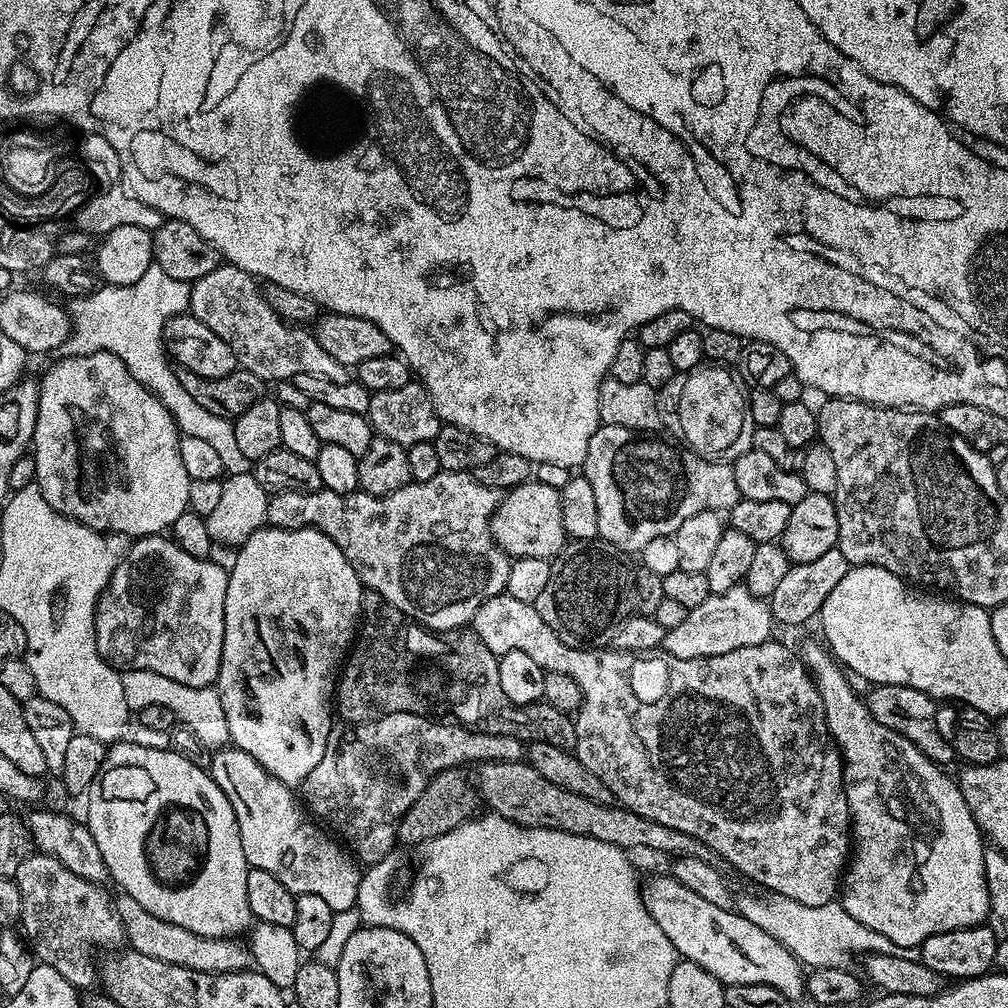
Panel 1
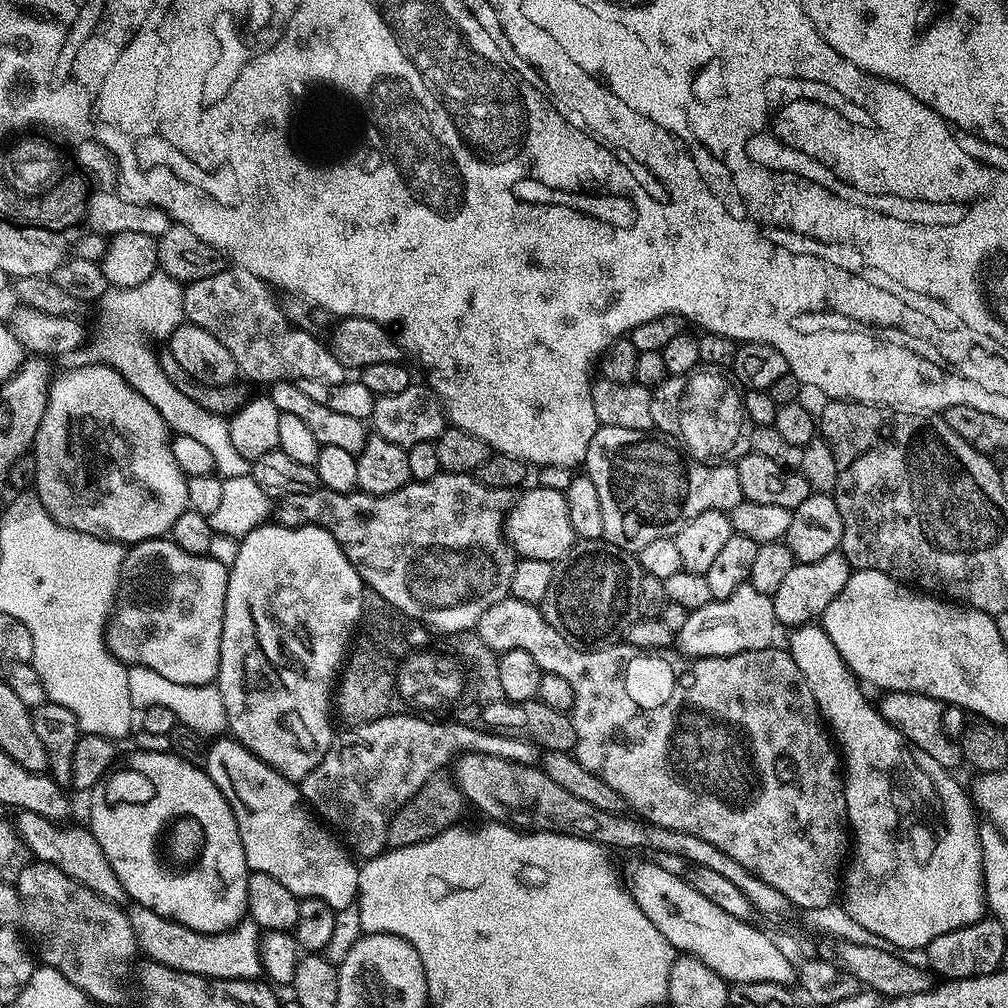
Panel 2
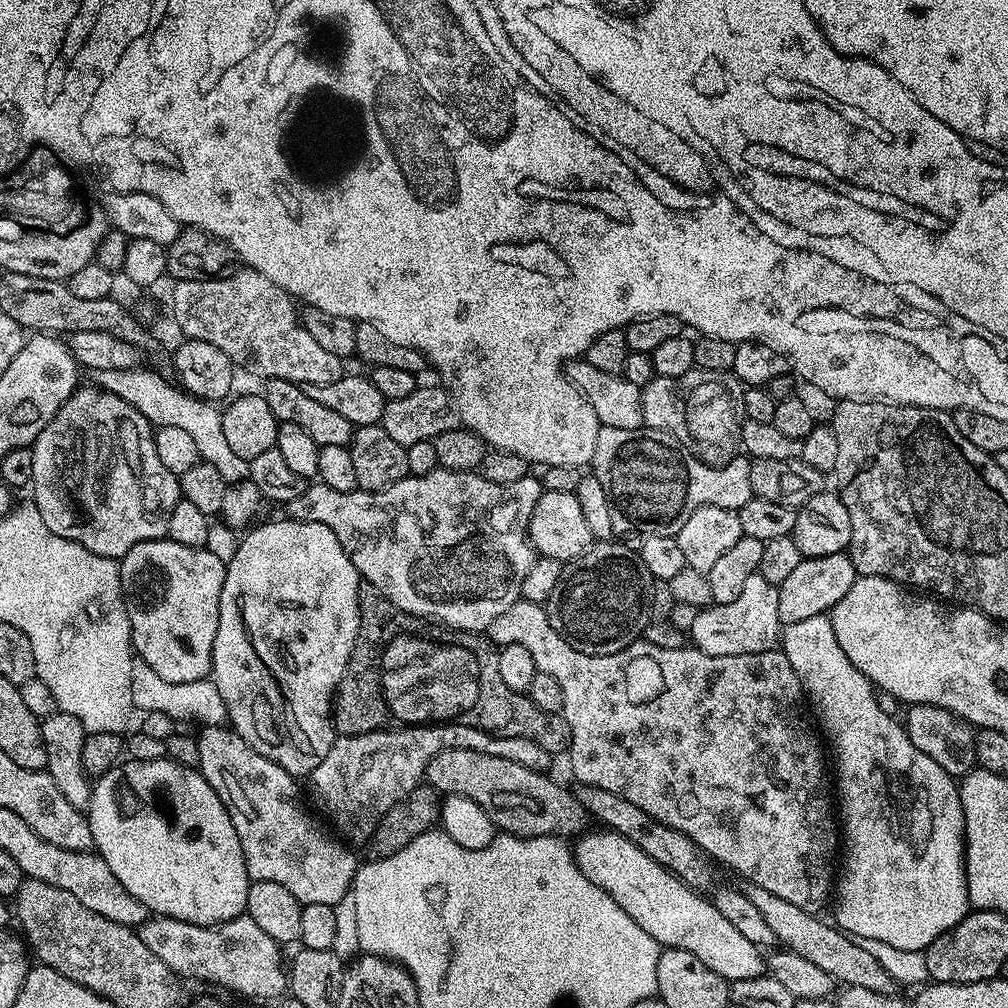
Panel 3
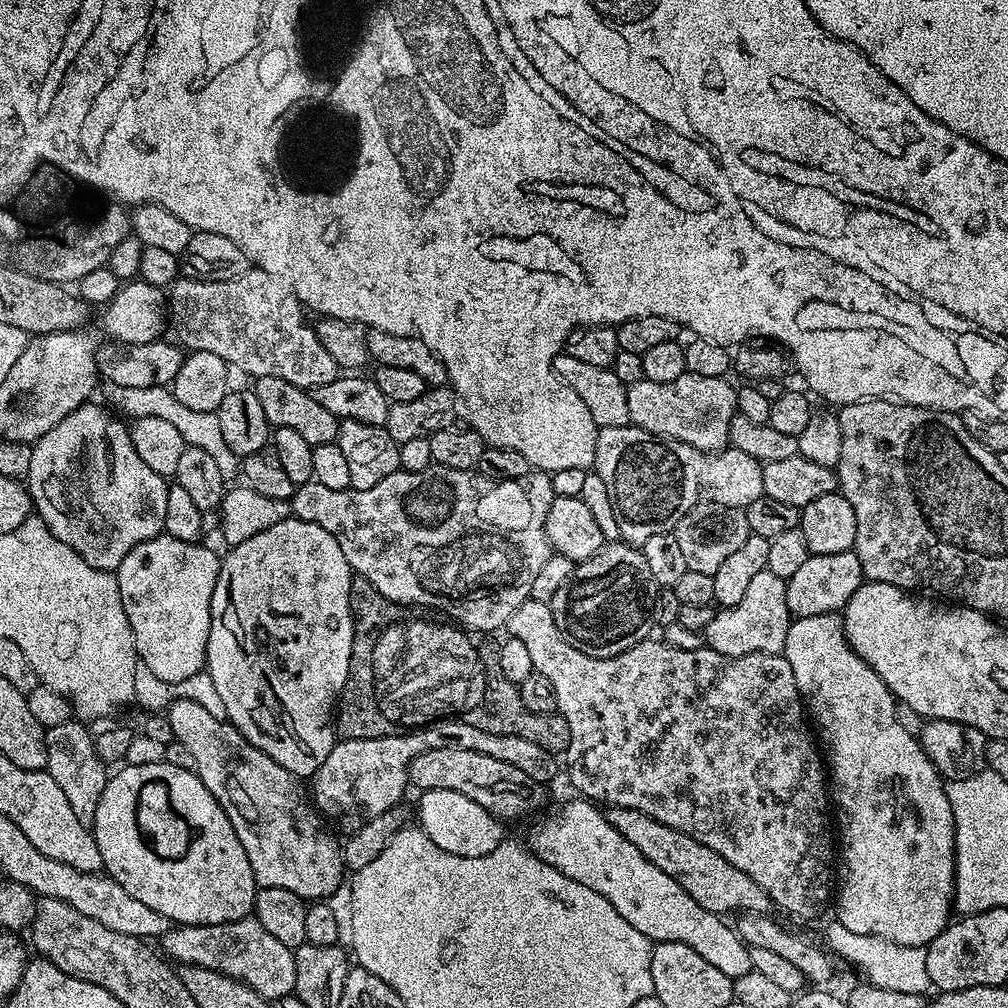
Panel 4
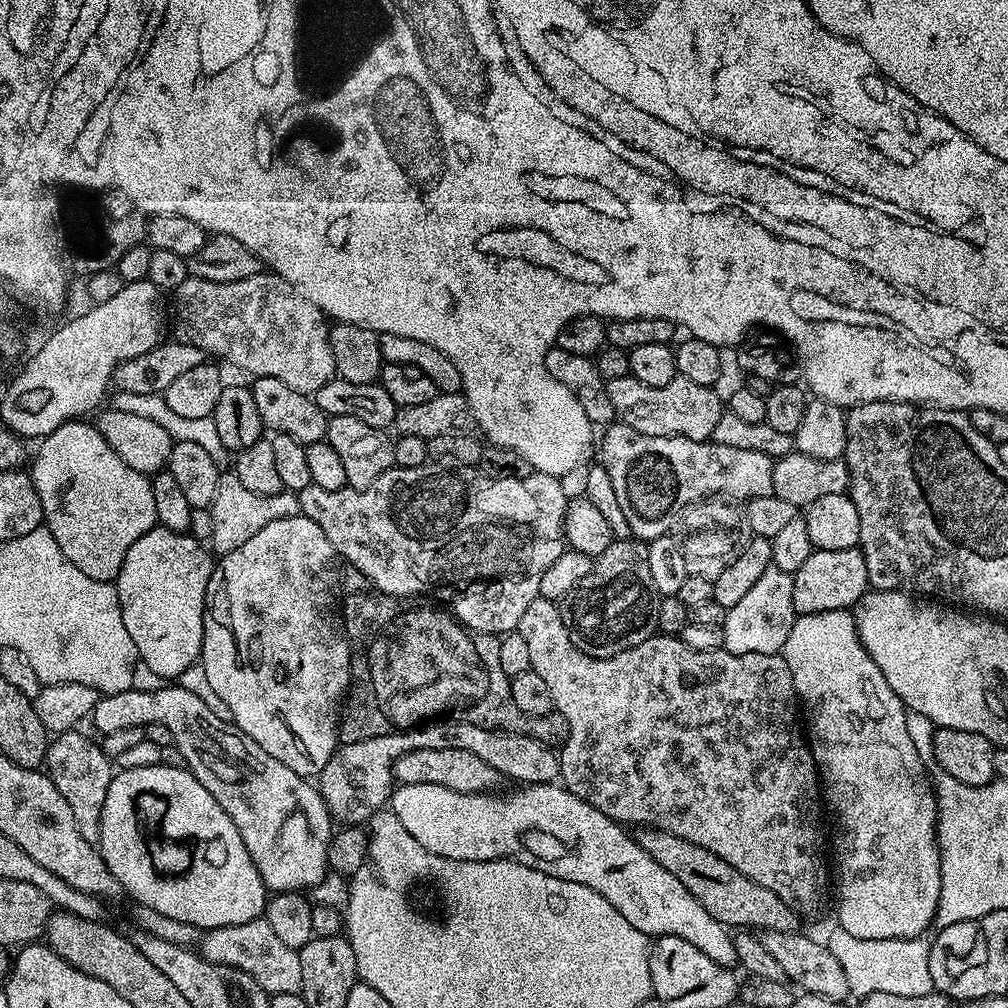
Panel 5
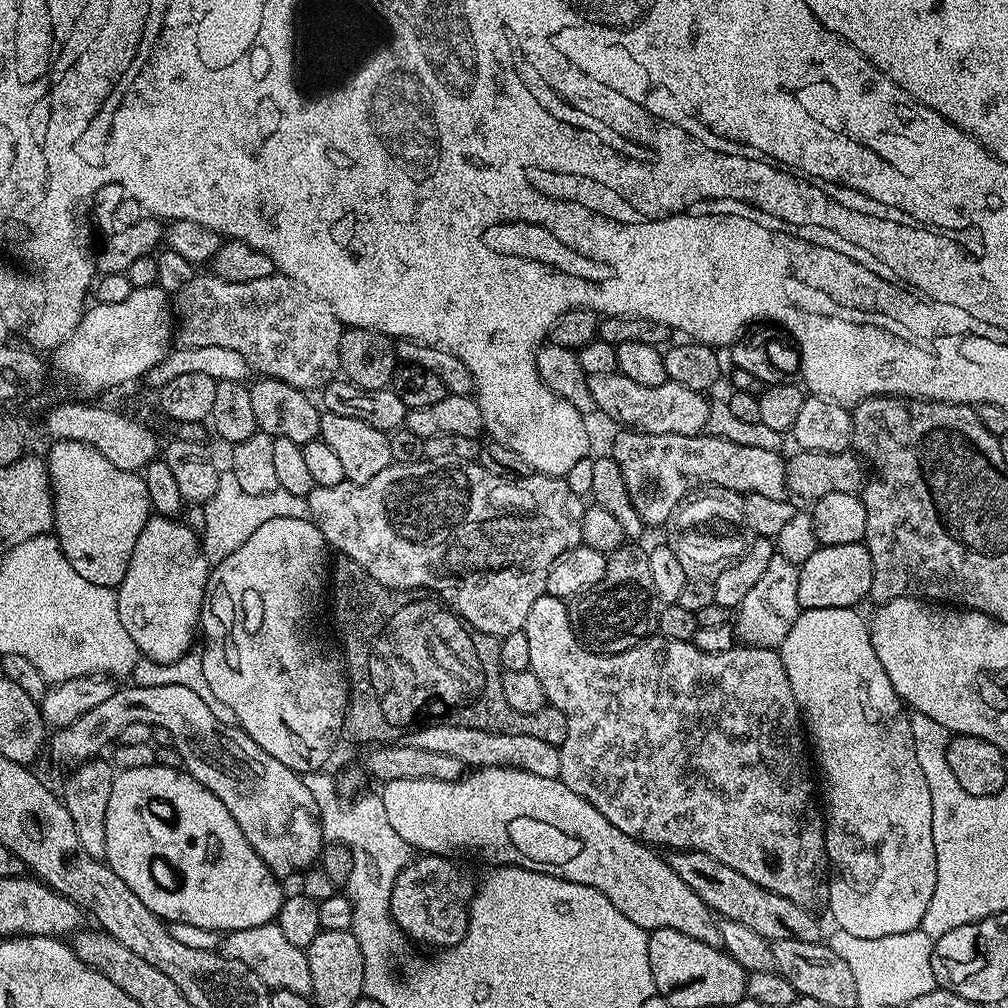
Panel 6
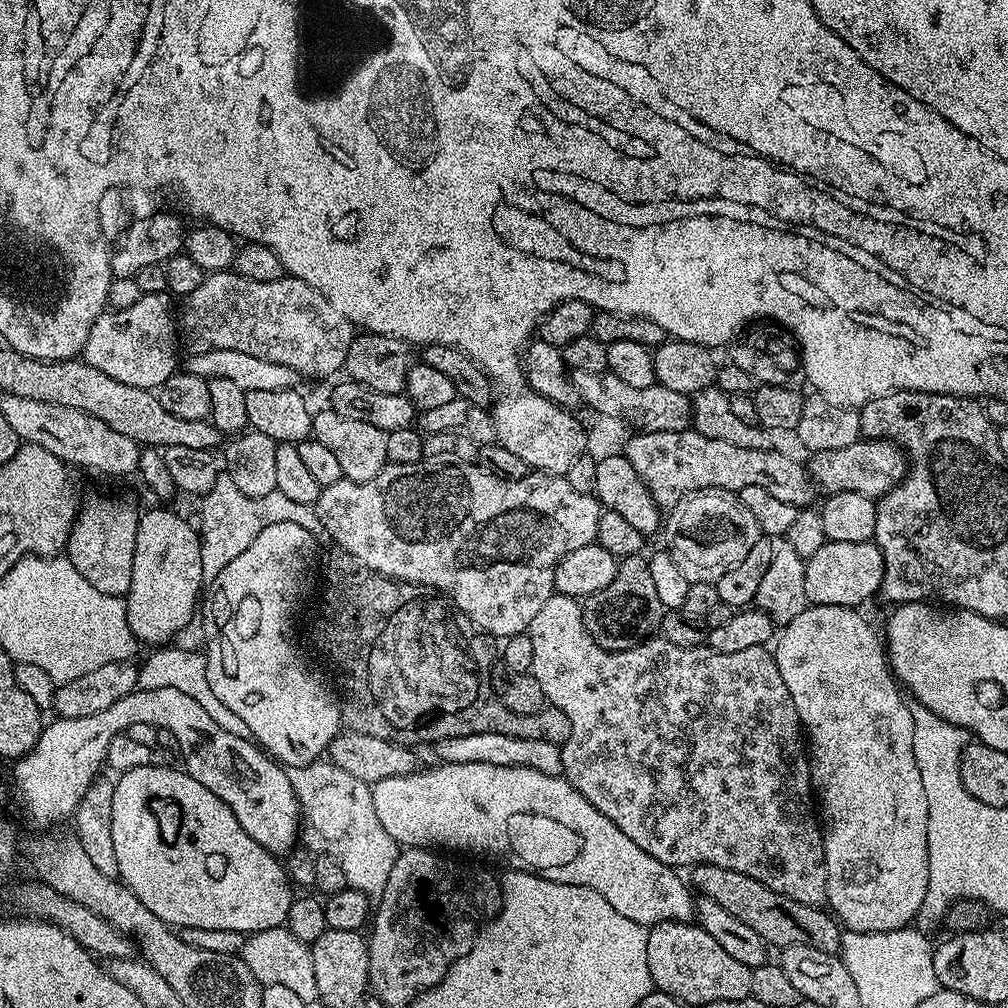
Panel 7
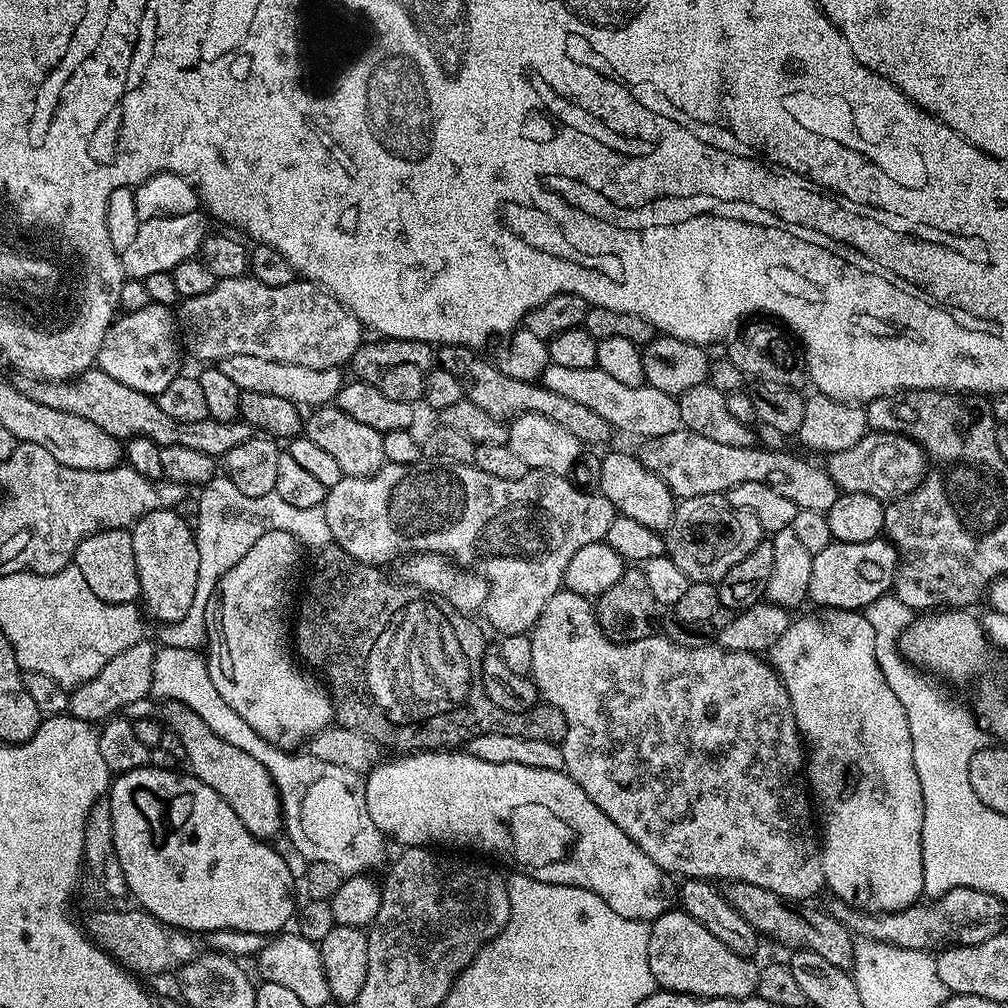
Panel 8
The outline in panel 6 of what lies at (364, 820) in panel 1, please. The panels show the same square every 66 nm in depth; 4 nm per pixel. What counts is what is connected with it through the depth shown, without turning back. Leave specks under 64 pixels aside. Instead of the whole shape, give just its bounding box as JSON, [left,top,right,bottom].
[406,723,560,780]

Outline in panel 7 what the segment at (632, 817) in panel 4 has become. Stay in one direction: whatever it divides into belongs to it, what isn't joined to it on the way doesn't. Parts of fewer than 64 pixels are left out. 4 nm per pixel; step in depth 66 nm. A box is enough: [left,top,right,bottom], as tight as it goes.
[690,864,841,955]

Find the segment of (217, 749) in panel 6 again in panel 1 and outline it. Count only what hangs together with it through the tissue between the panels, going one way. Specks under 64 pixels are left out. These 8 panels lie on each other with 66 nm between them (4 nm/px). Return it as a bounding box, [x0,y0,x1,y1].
[210,746,362,914]

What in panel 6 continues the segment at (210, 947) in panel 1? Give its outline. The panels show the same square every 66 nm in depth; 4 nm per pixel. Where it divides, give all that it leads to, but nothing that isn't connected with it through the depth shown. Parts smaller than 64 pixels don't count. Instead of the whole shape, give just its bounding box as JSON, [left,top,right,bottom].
[222,922,311,997]

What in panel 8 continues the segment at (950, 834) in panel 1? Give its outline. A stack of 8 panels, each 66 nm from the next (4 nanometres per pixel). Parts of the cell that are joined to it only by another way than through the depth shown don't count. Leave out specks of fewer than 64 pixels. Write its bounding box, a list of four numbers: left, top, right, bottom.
[770,608,924,912]

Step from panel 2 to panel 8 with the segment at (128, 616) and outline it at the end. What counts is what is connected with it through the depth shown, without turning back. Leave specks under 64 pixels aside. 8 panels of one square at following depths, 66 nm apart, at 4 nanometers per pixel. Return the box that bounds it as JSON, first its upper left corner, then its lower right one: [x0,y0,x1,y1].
[132,508,198,624]

